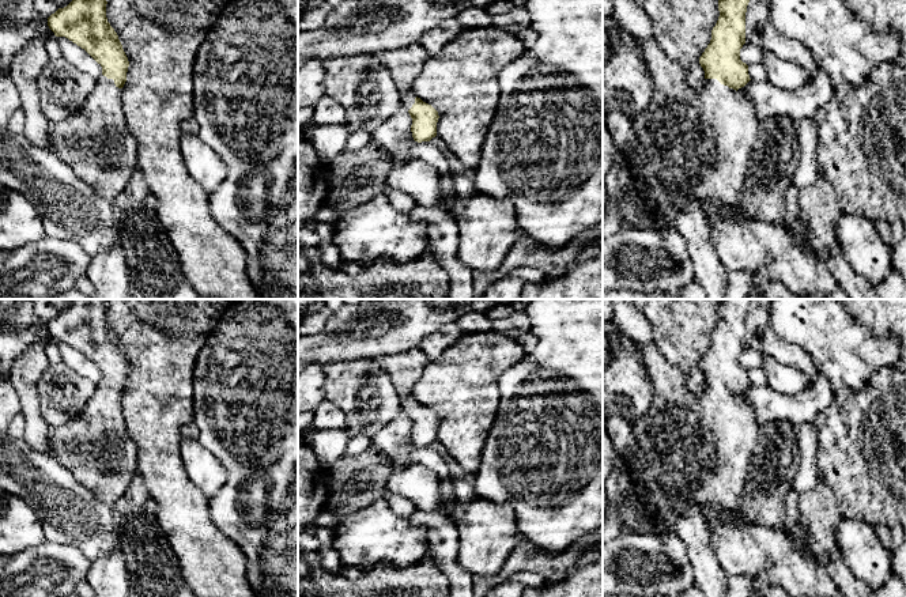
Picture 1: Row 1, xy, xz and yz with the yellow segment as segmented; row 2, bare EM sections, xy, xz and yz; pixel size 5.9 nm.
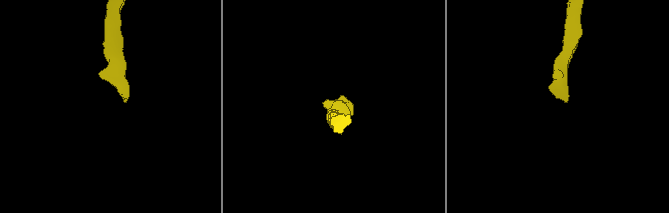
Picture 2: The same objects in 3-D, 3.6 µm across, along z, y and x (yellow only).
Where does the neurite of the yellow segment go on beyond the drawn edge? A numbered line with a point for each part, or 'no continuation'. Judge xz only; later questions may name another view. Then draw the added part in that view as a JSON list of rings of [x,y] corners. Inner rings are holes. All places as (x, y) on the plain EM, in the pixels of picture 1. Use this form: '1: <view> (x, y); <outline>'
1: xz (404, 369); [[[412,348],[400,354],[381,355],[374,360],[389,375],[401,400],[401,408],[409,415],[416,403],[411,392],[429,363],[427,356],[419,348]]]

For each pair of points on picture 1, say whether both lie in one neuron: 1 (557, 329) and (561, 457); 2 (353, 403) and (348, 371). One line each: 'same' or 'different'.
1: same
2: same

